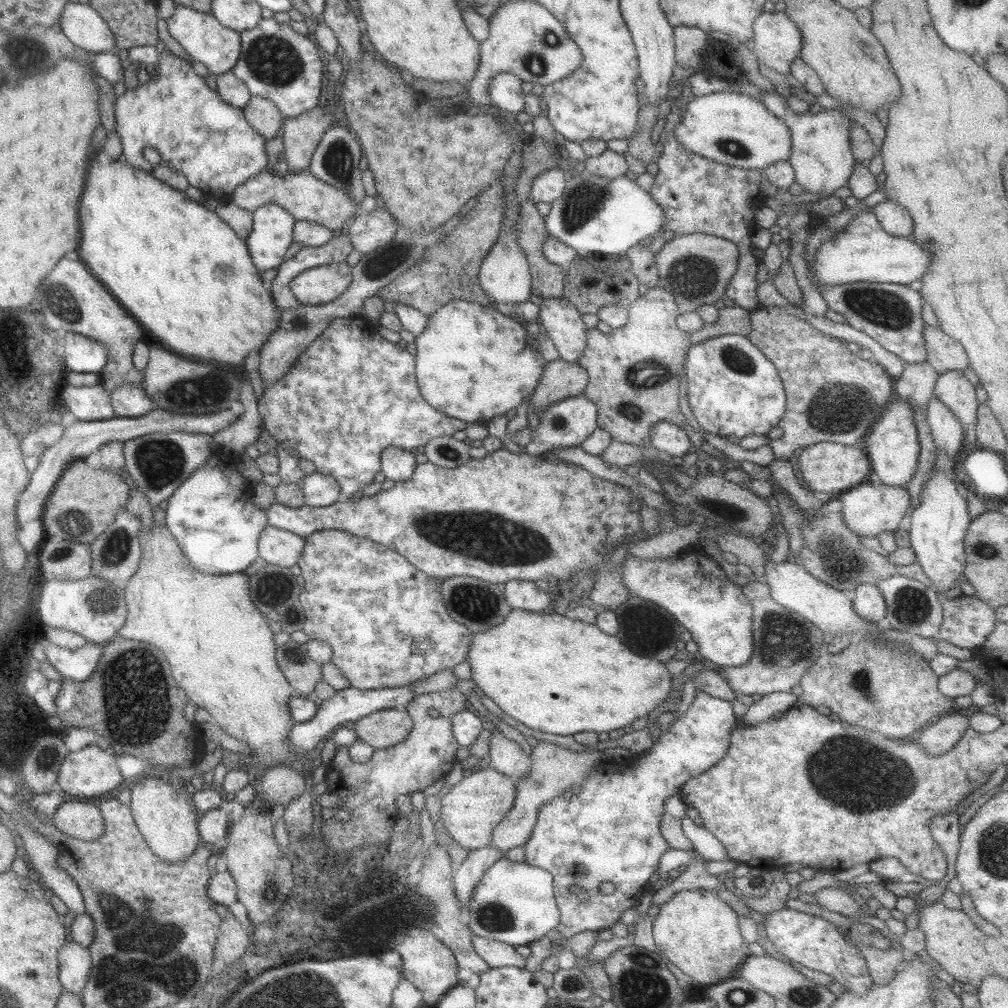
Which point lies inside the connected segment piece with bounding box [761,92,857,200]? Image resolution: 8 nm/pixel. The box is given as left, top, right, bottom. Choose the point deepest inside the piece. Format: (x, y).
(822, 159)

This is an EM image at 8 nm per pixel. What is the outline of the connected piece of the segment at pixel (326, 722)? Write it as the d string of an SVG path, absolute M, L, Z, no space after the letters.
M413 685L400 686L399 688L386 688L384 690L359 690L353 687L337 691L332 698L322 701L319 705L318 712L312 720L308 722L295 723L288 734L288 745L292 745L294 751L301 752L312 750L332 735L344 722L353 720L356 722L364 716L372 714L377 710L395 708L406 710L408 703L415 698L413 694Z

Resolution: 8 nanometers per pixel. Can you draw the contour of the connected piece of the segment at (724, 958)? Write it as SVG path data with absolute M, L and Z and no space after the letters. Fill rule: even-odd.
M684 890L662 903L652 934L657 954L663 954L670 966L684 972L697 984L718 984L735 976L749 954L740 930L739 915L715 891Z

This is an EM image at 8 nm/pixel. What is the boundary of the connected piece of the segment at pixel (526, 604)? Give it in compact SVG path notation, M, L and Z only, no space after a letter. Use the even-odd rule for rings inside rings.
M509 581L505 584L504 597L512 609L527 612L544 612L550 604L550 596L531 581Z

